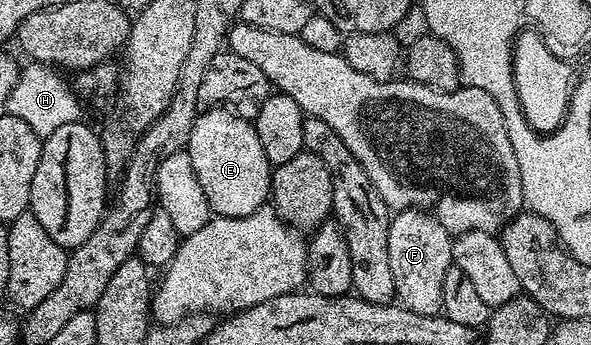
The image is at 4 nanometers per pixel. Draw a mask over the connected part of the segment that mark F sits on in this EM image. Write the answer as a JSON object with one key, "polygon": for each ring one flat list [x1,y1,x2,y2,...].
{"polygon":[[404,208,392,215,389,226,389,270,393,270,393,282,395,283,395,295,398,303,402,304,404,308,413,310,417,314,440,315,443,307,445,274,453,267,451,259,452,239,452,233,447,232,426,210]]}

